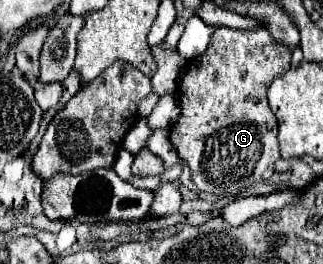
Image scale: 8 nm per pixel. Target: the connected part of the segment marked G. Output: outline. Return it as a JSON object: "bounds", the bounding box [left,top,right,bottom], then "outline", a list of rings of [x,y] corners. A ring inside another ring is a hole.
{"bounds":[170,29,290,195],"outline":[[[216,29],[208,49],[186,63],[184,75],[178,83],[178,99],[182,115],[170,129],[170,143],[190,167],[194,185],[210,195],[238,193],[254,183],[264,183],[274,173],[274,163],[280,159],[278,147],[278,121],[272,113],[266,93],[276,77],[282,77],[290,69],[290,49],[272,41],[266,29]]]}

